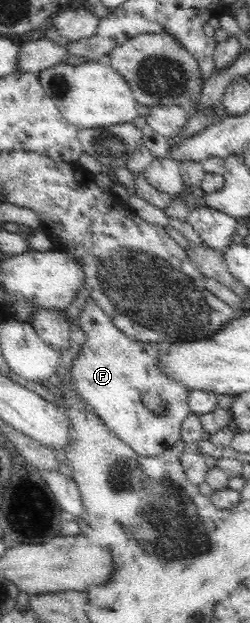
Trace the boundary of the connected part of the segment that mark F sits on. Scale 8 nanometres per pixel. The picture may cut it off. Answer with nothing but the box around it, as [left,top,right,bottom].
[70,297,191,458]

